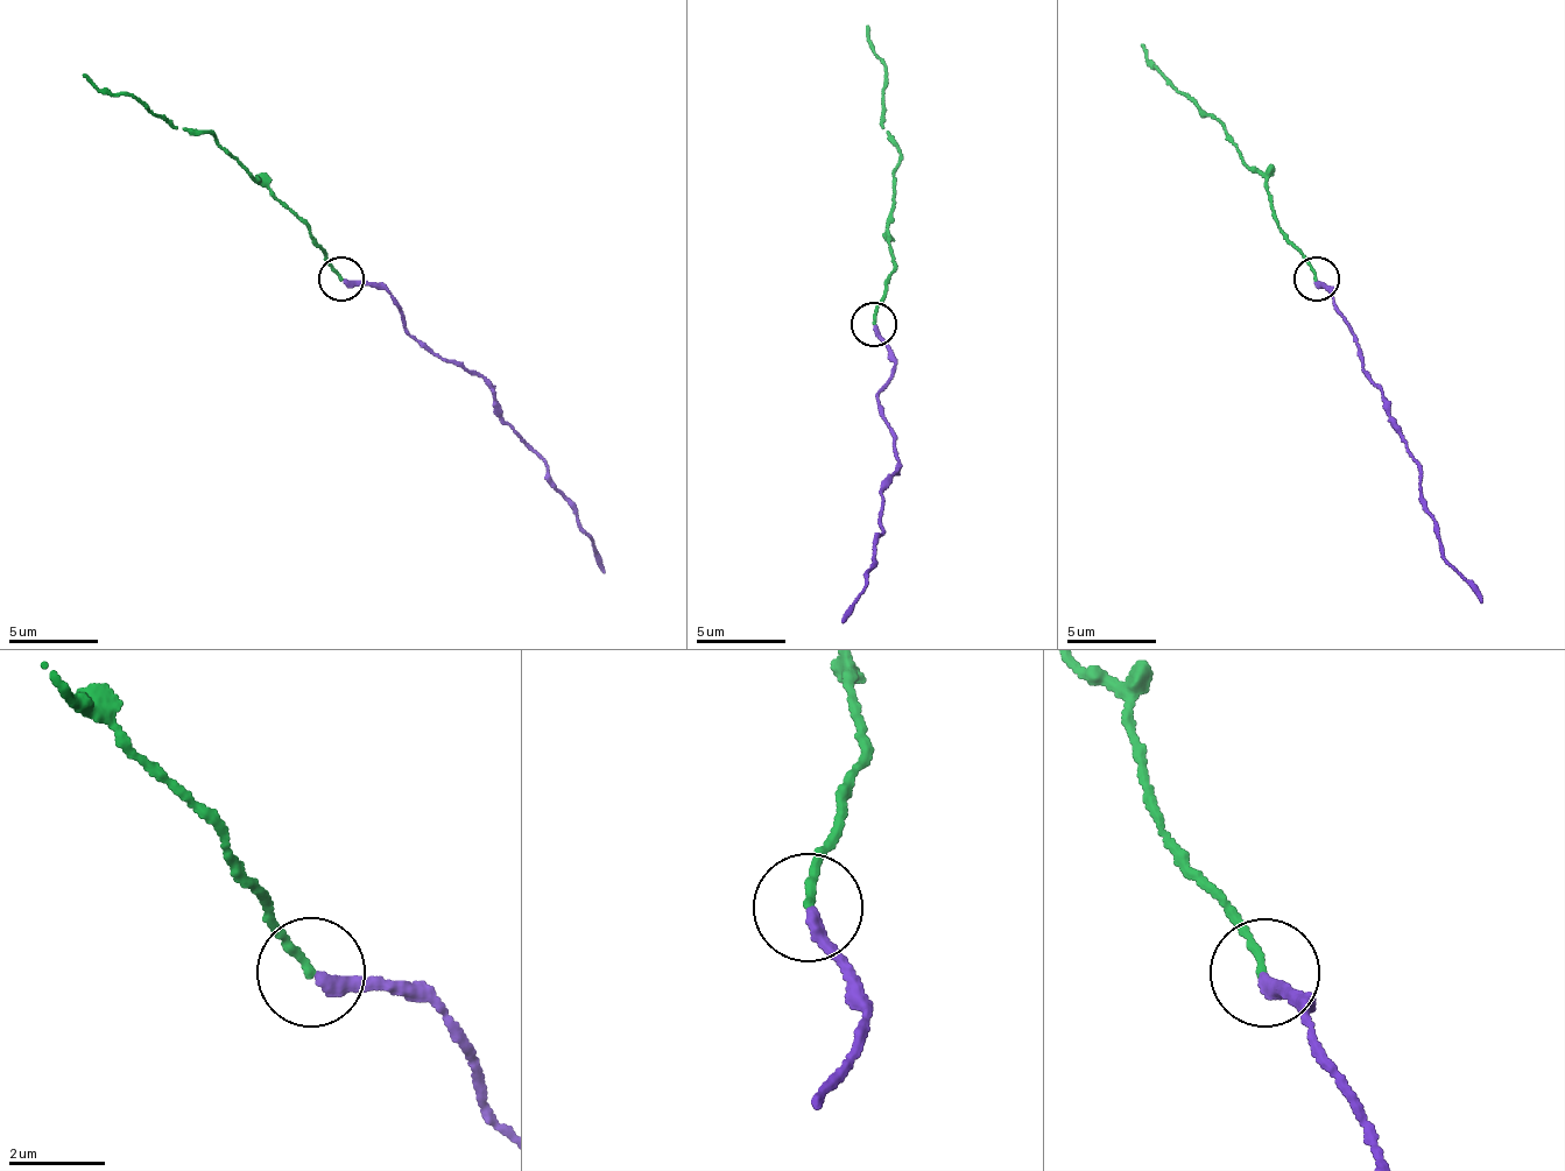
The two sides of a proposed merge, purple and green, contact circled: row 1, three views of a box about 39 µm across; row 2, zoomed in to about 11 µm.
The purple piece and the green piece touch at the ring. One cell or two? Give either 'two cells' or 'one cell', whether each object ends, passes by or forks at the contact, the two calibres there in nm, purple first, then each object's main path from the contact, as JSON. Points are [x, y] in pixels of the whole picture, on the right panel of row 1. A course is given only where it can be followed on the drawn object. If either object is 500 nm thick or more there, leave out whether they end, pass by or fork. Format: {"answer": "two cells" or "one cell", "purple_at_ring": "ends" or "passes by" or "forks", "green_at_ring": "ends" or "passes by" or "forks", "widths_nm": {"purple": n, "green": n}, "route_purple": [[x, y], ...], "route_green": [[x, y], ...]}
{"answer": "one cell", "purple_at_ring": "ends", "green_at_ring": "ends", "widths_nm": {"purple": 240, "green": 160}, "route_purple": [[1317, 277], [1327, 284], [1333, 303], [1383, 395], [1422, 484], [1423, 506], [1451, 568], [1480, 604]], "route_green": [[1317, 277], [1275, 217], [1263, 178], [1240, 160], [1213, 117], [1200, 115], [1192, 100], [1163, 80], [1141, 46]]}

